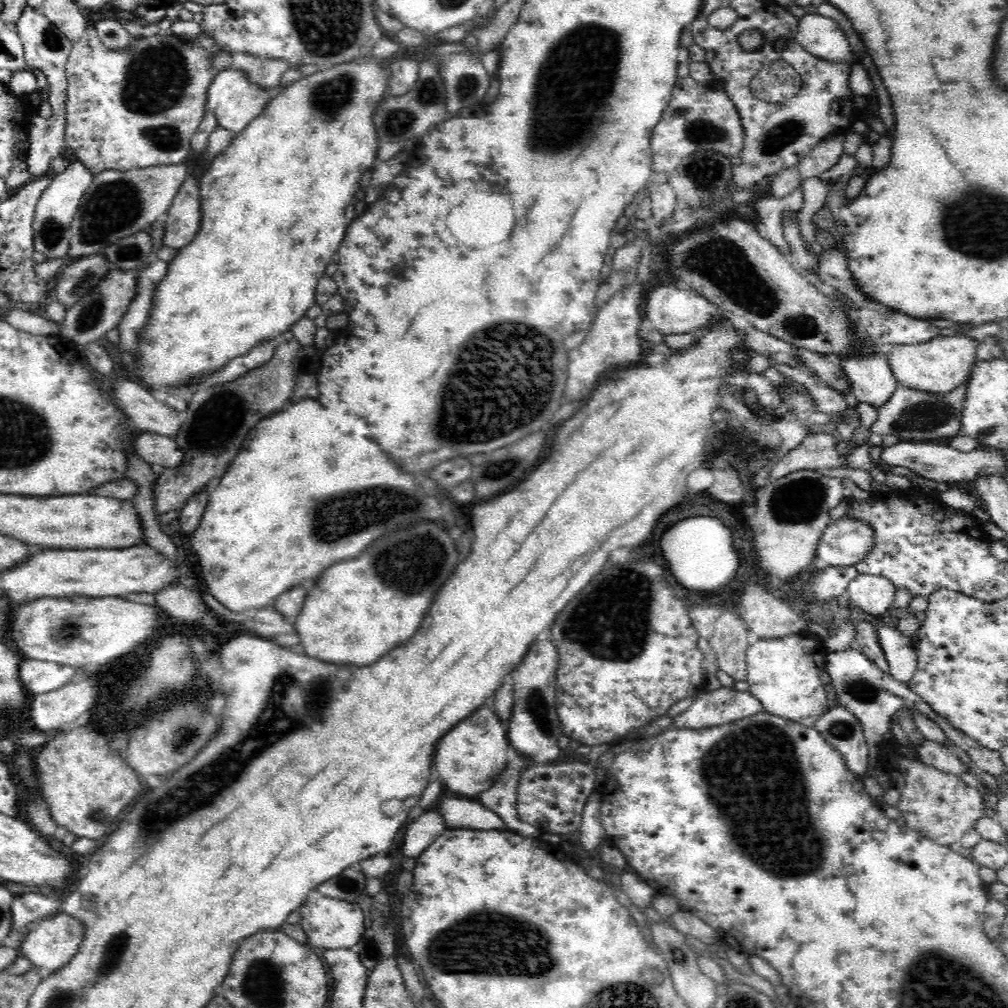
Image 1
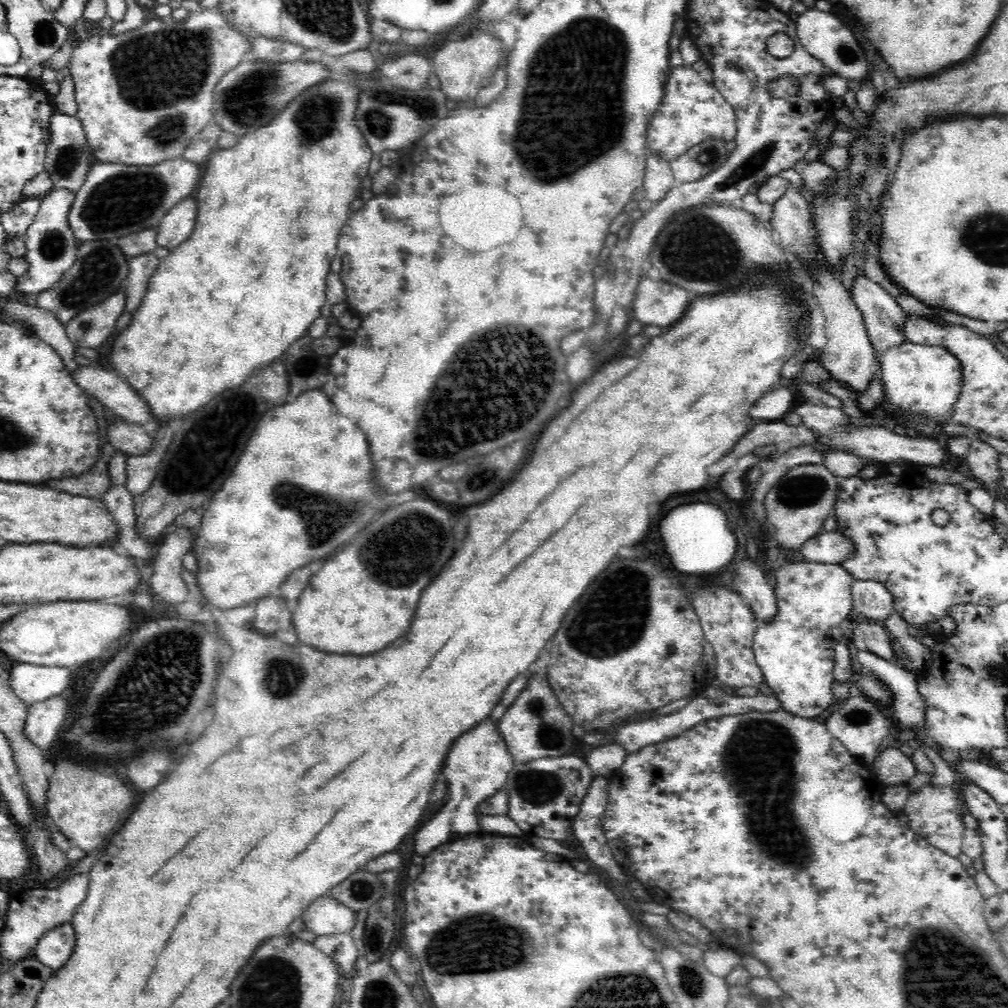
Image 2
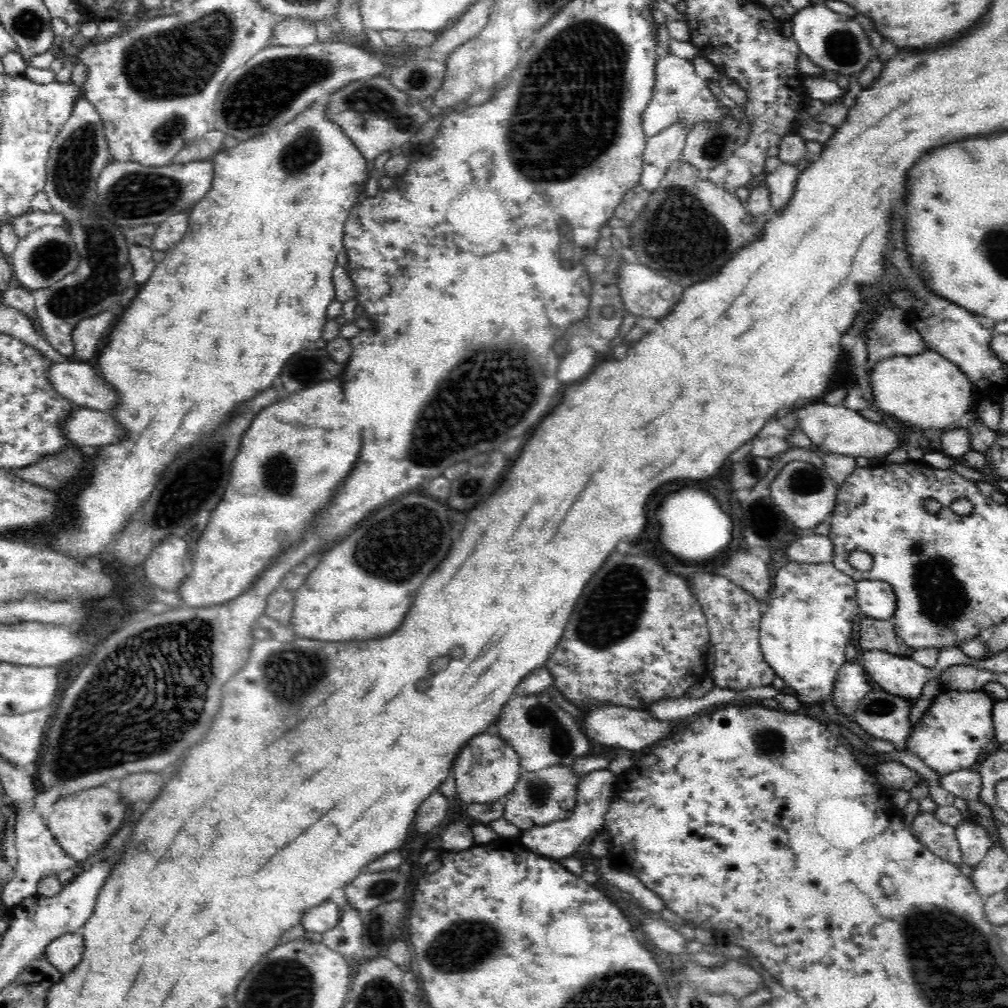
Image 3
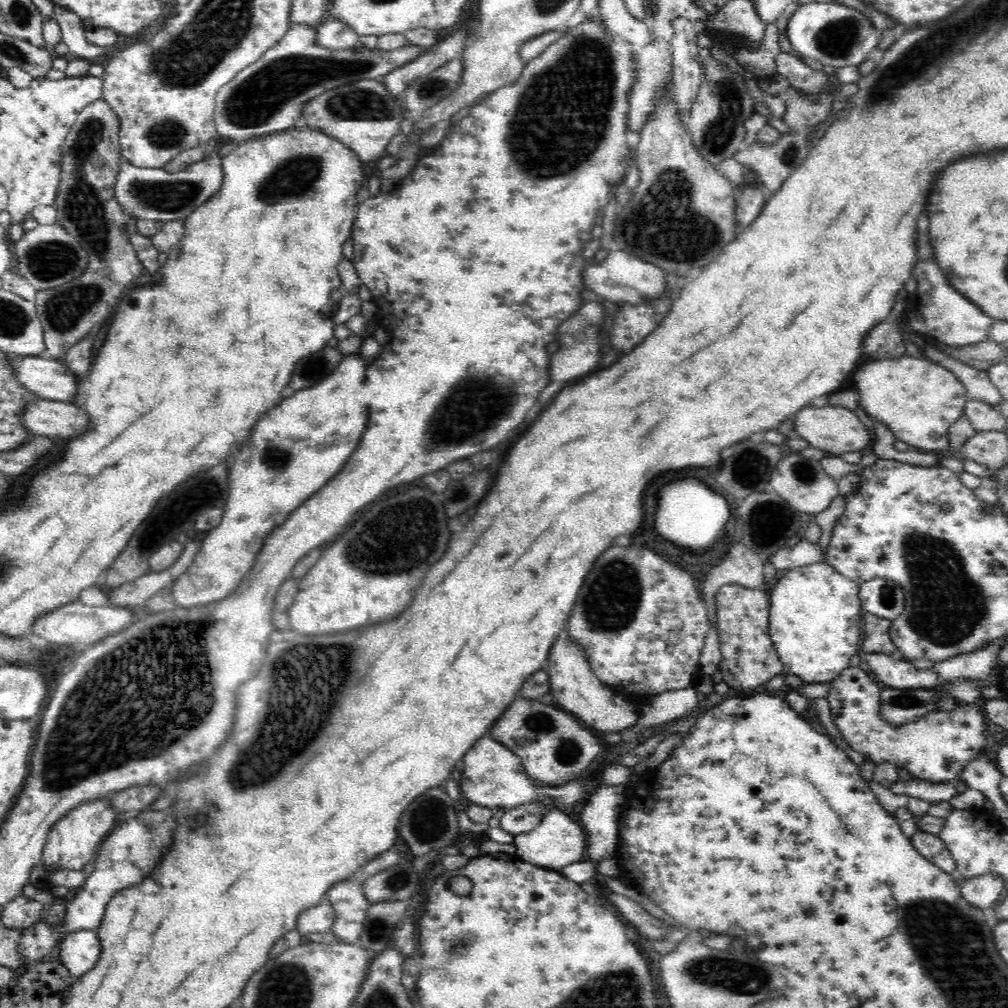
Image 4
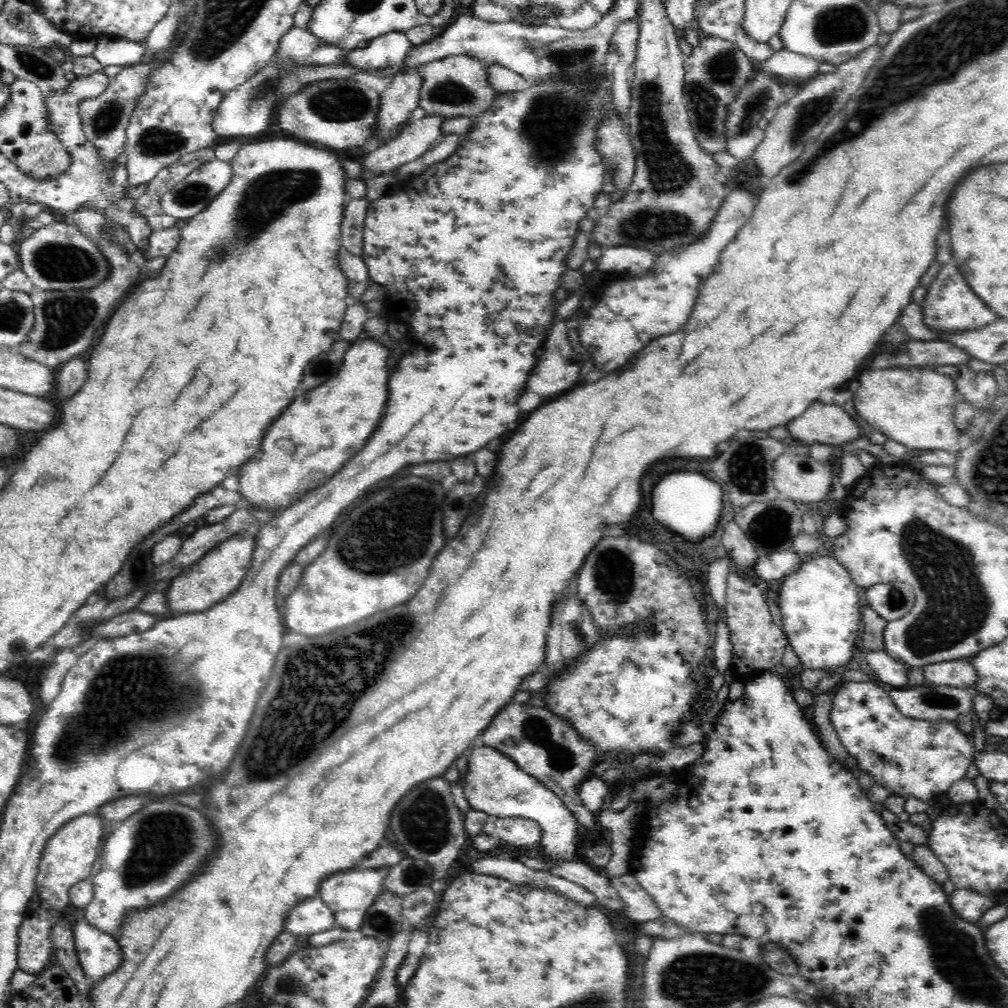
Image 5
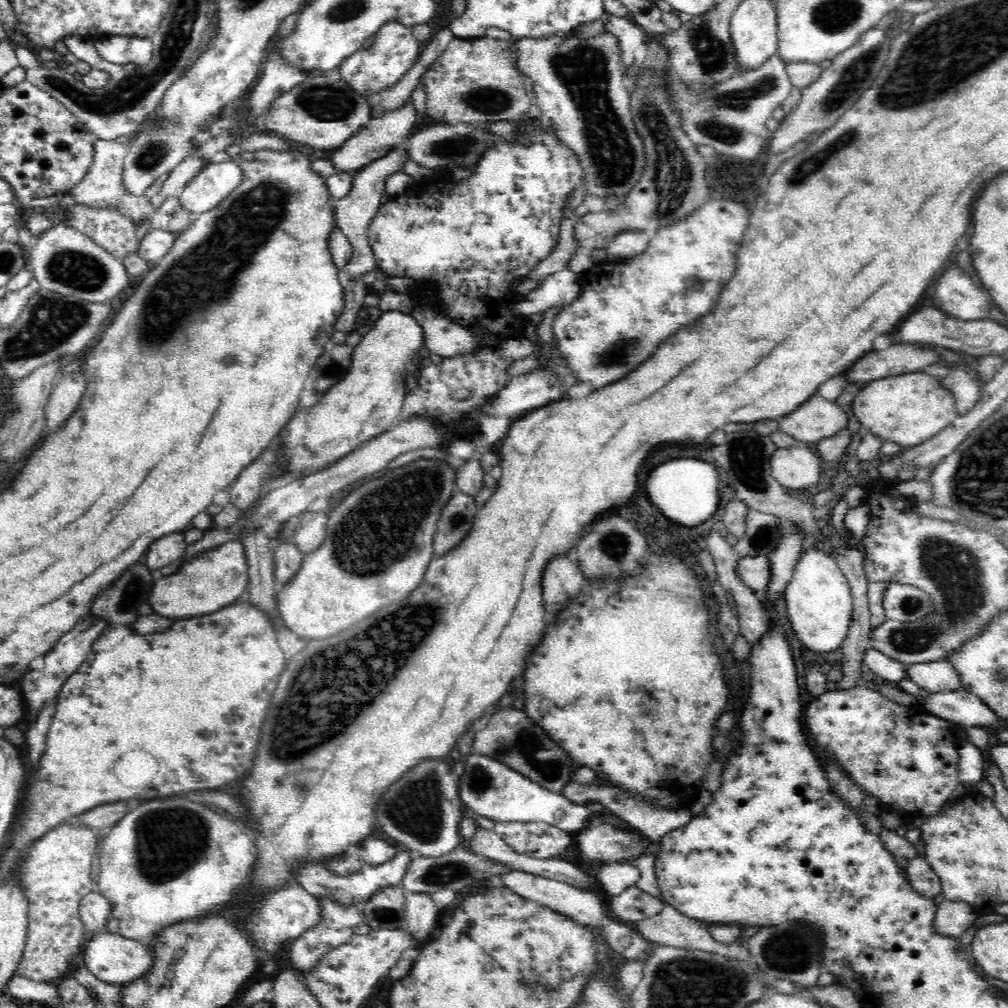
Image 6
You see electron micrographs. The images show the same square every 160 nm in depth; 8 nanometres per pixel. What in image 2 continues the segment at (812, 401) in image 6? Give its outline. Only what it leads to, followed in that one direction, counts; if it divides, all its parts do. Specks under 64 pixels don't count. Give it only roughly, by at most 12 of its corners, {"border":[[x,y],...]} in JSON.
{"border":[[842,408],[792,410],[828,451],[904,465],[941,466],[934,439],[888,426],[850,425]]}

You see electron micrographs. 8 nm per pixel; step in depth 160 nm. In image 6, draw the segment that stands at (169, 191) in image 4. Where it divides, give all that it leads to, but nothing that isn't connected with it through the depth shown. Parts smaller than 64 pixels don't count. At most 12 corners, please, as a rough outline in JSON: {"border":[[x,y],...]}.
{"border":[[237,161],[208,163],[180,193],[184,209],[214,210],[242,184]]}

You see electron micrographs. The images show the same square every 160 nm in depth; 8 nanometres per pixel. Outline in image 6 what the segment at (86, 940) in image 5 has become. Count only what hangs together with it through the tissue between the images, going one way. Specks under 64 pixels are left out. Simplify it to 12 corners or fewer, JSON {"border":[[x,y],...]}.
{"border":[[108,931],[88,938],[87,969],[107,985],[142,978],[152,947]]}

